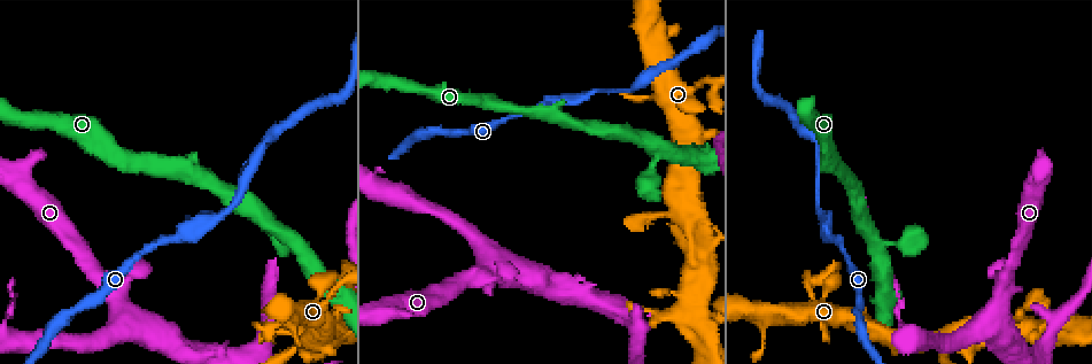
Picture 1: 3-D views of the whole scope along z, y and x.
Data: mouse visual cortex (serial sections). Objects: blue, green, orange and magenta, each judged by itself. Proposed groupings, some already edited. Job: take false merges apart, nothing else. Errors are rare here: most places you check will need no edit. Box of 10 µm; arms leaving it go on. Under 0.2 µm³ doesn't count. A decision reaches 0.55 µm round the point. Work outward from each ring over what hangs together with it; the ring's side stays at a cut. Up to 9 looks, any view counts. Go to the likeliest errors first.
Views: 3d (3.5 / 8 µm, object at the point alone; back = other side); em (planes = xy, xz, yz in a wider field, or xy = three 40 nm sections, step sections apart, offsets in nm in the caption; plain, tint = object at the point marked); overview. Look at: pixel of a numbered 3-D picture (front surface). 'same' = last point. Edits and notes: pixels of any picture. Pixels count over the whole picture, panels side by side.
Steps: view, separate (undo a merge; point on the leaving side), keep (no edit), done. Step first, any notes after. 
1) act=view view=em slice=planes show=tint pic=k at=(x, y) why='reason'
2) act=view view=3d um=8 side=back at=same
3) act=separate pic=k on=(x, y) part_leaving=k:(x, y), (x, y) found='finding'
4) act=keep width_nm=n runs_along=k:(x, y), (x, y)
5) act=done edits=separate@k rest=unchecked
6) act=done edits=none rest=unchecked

act=view view=3d um=3.5 pic=1 at=(660, 145) why='sharp bend'

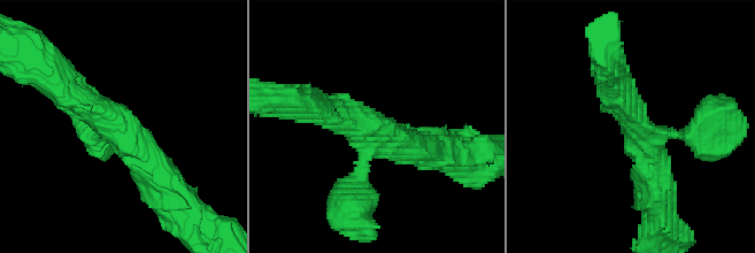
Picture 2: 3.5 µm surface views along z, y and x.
act=view view=em slice=xy step=3 show=plain pic=2 at=(638, 132) arms=3 arm_widths_nm=200,400,450

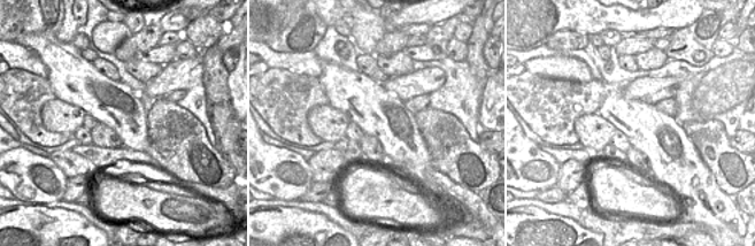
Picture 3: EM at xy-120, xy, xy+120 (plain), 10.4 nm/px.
act=view view=em slice=xy step=3 show=tint at=same why='with the object marked'

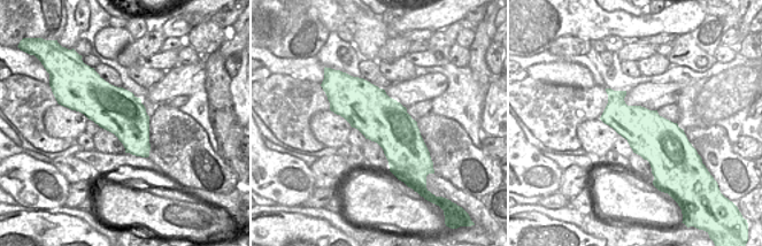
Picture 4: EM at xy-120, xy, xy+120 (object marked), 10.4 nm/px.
act=keep runs_along=2:(62, 86), (94, 107), (168, 189) found='all the same cell'

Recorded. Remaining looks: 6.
act=view view=3d um=8 pic=1 at=(702, 245)

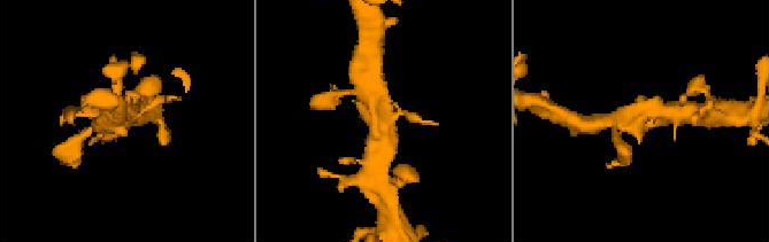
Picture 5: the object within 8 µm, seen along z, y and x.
act=view view=em slice=xy step=2 show=tint at=same

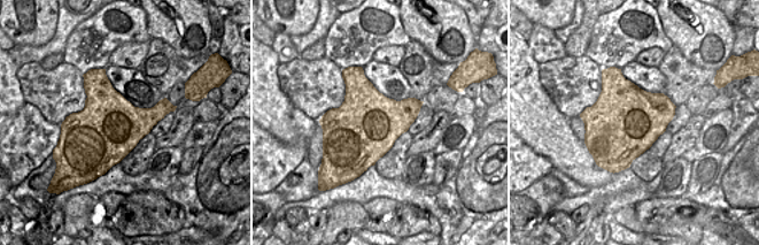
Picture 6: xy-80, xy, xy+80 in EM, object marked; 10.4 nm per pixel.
act=keep runs_along=5:(367, 82), (384, 140) found='all the same cell'

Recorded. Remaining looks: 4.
act=view view=3d um=3.5 pic=1 at=(128, 314)

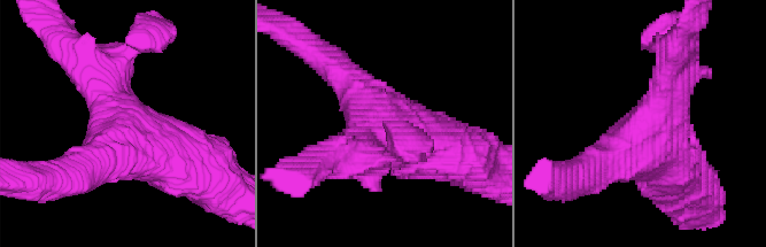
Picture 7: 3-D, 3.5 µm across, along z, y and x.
act=view view=em slice=xy step=2 show=tint pic=7 at=(128, 124) why='need the tissue'

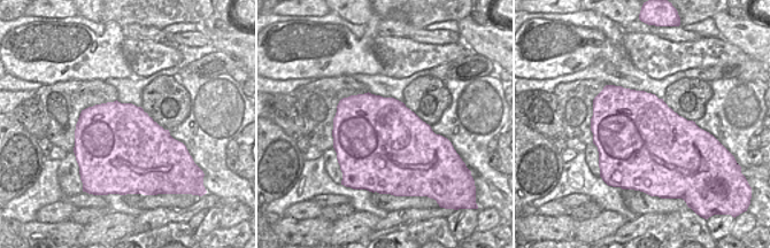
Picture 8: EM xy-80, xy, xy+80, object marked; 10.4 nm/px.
act=view view=em slice=planes show=tint at=same

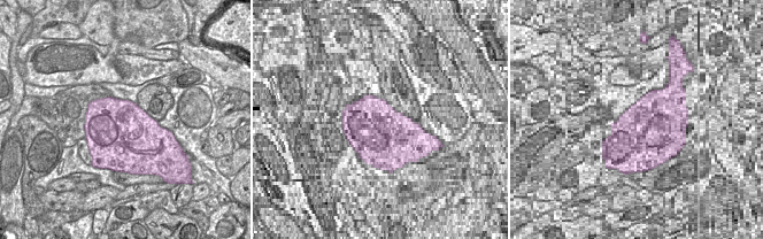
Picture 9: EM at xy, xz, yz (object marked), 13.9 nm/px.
act=keep runs_along=7:(87, 64), (115, 110), (193, 170) found='all the same cell'

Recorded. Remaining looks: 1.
act=done edits=none rest=unchecked

